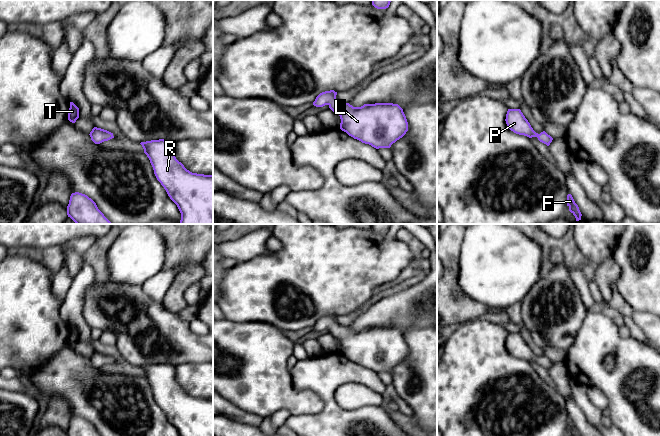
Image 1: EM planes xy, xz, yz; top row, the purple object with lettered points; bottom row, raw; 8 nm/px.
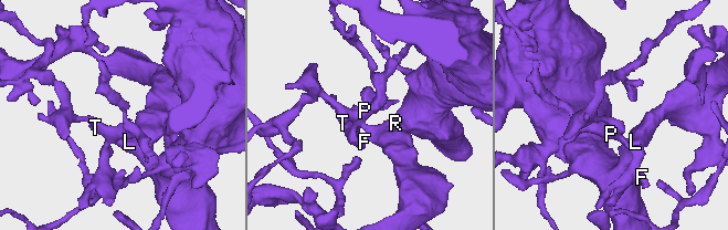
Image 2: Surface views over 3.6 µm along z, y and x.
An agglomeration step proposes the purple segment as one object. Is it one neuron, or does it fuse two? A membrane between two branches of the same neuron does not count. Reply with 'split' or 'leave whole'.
leave whole

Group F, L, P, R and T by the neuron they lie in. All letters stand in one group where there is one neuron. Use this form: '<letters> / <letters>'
F L P R T

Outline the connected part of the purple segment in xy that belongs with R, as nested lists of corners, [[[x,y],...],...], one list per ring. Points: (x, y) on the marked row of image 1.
[[[151,140],[140,143],[150,160],[157,180],[166,190],[170,199],[177,205],[180,213],[180,224],[213,224],[213,175],[192,173],[175,157],[175,142],[171,140]]]

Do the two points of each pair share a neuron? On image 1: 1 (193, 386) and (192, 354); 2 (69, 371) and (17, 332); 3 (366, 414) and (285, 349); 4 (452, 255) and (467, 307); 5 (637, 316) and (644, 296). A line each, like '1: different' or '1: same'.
1: different
2: different
3: same
4: same
5: different

